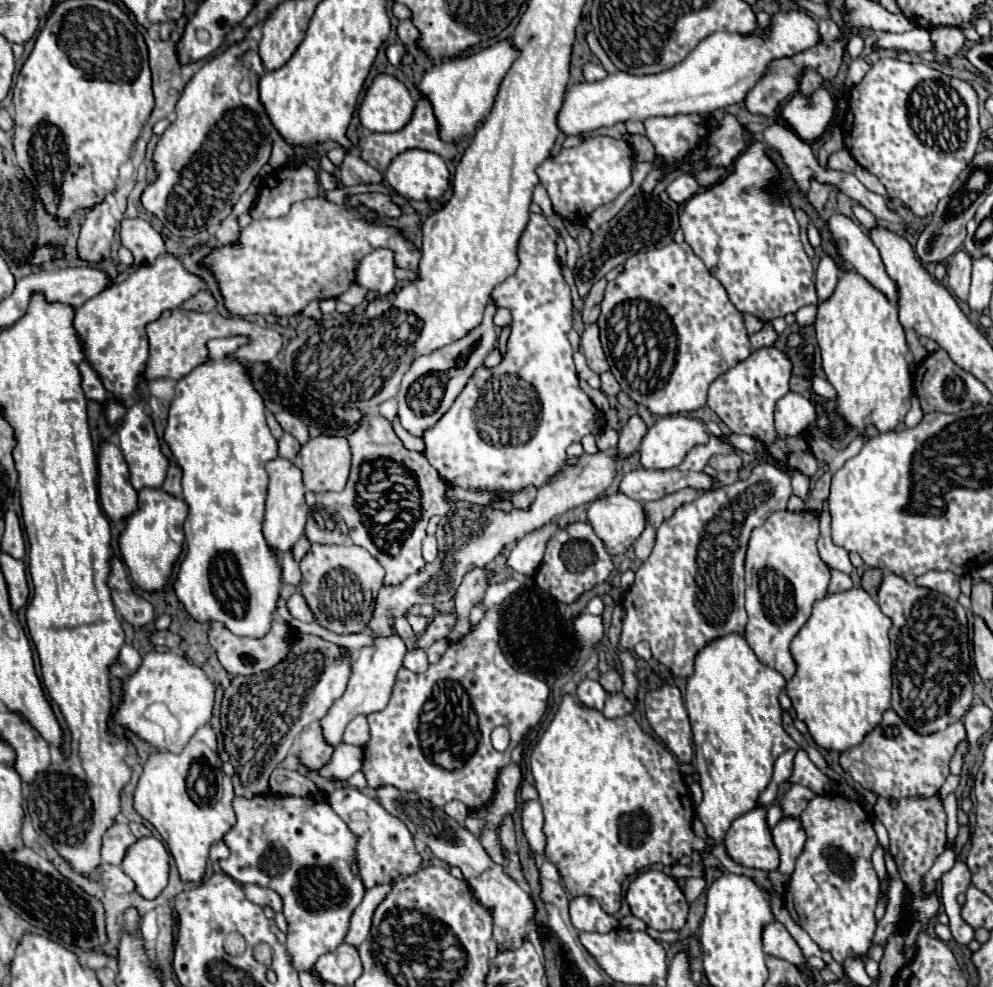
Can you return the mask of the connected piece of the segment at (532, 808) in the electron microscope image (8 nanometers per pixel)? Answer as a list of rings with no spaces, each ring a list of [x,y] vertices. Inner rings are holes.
[[[526,801],[524,803],[522,827],[524,827],[524,837],[530,843],[530,849],[534,853],[544,853],[544,847],[546,847],[546,835],[542,831],[544,815],[542,815],[542,807],[538,801]]]

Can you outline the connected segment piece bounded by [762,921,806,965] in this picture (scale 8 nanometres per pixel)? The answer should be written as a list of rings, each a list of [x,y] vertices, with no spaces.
[[[772,921],[764,927],[762,933],[764,939],[764,953],[766,955],[774,955],[780,959],[786,959],[794,965],[804,963],[804,955],[800,951],[800,947],[796,945],[796,941],[792,939],[792,935],[788,933],[788,929],[780,923],[780,921]]]

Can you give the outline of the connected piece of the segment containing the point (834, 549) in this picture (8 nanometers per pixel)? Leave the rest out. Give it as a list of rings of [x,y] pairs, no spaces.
[[[828,511],[820,513],[818,553],[820,553],[820,559],[828,565],[828,569],[840,569],[842,573],[850,573],[852,571],[852,563],[848,559],[848,551],[832,543],[832,537],[830,537],[830,515],[828,515]]]

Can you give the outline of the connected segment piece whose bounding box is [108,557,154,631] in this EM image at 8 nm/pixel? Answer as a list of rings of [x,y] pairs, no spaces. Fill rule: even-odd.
[[[112,557],[112,575],[108,579],[108,585],[112,589],[112,599],[114,599],[116,611],[120,613],[120,617],[124,621],[128,621],[134,627],[134,631],[140,631],[154,621],[152,605],[144,597],[134,593],[130,581],[128,581],[126,567],[122,565],[122,561],[118,557]]]

